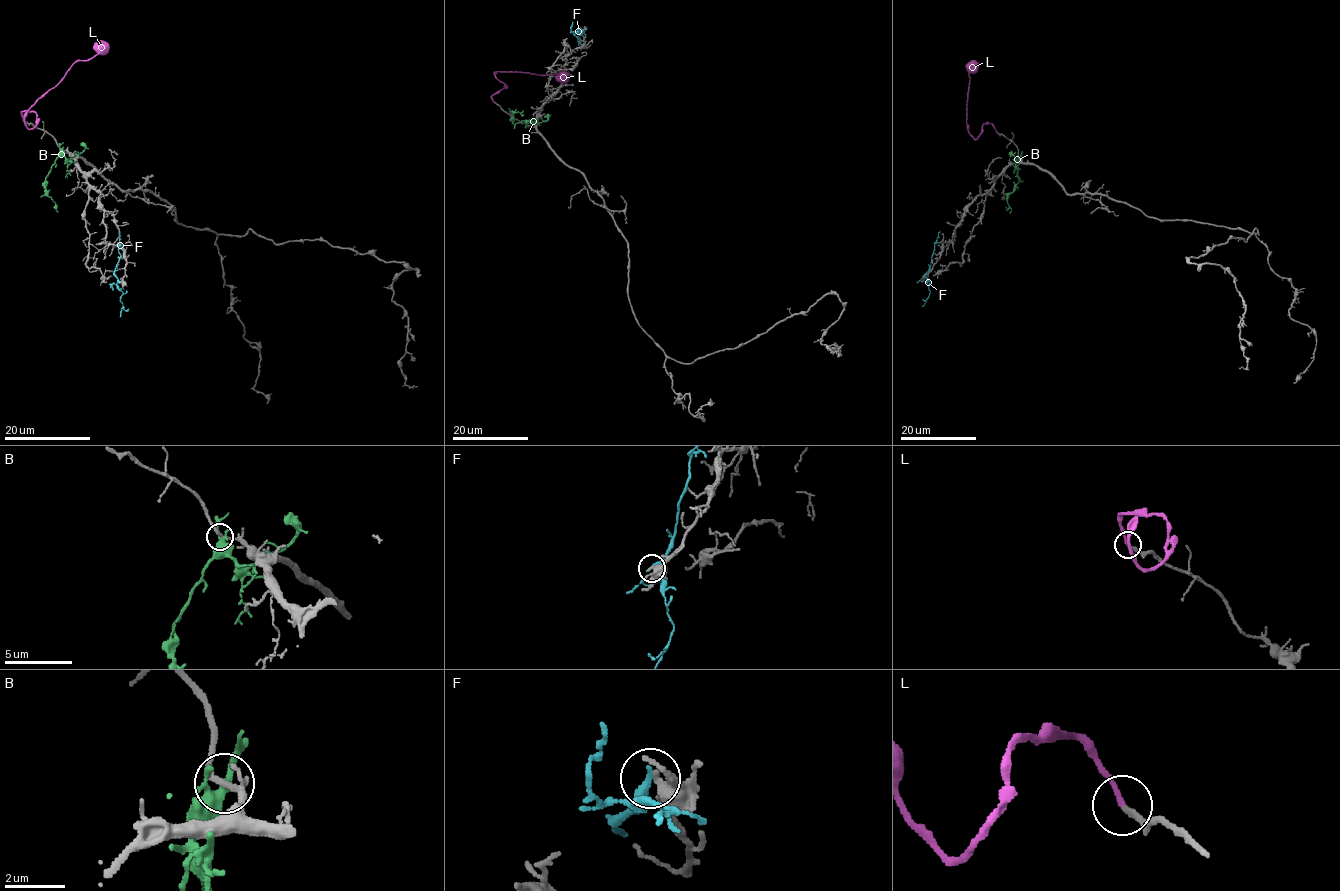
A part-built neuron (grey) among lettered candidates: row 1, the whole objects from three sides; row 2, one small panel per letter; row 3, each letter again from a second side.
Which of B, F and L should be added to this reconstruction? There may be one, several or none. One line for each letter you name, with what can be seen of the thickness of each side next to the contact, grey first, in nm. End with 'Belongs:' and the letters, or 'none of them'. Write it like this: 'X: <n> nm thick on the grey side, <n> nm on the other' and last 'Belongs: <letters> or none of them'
L: 200 nm thick on the grey side, 170 nm on the other
Belongs: L

